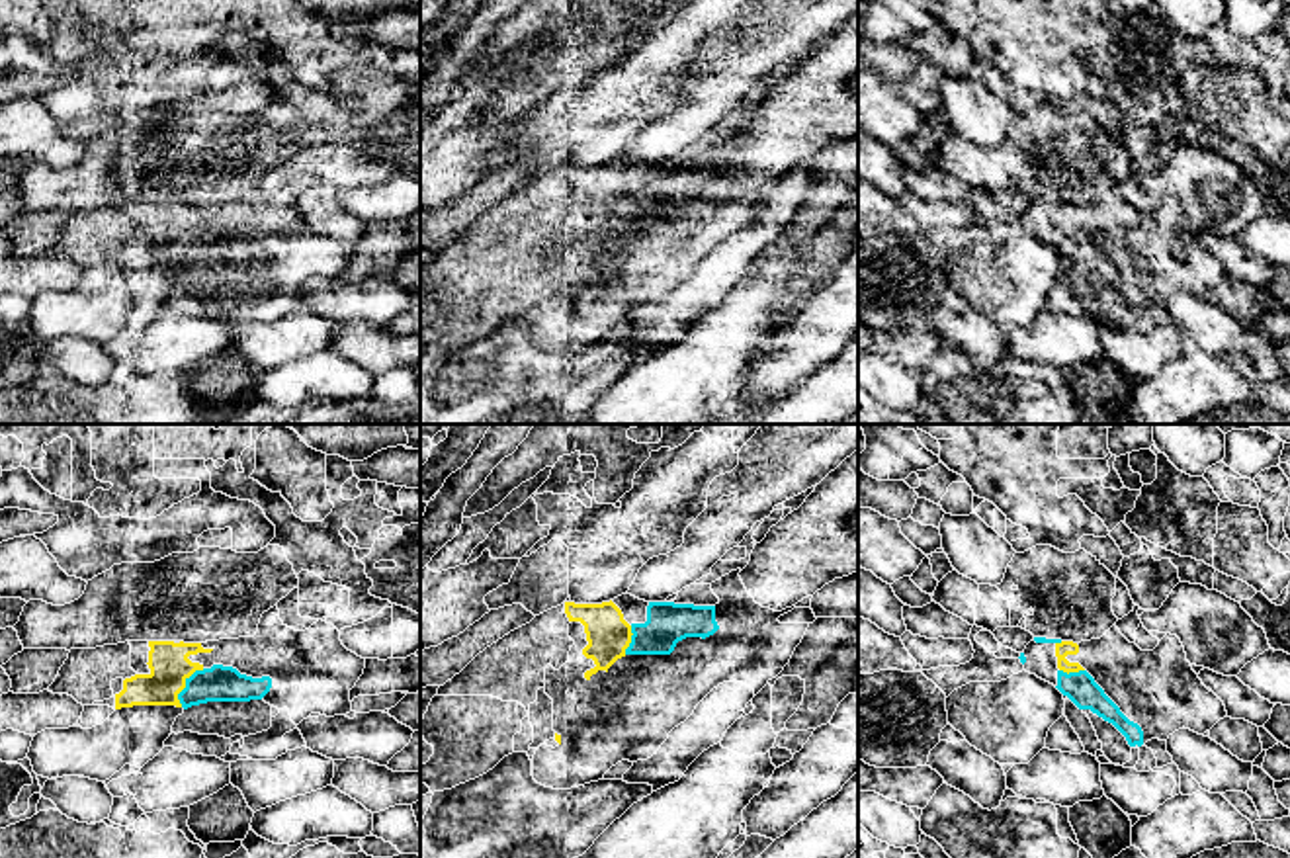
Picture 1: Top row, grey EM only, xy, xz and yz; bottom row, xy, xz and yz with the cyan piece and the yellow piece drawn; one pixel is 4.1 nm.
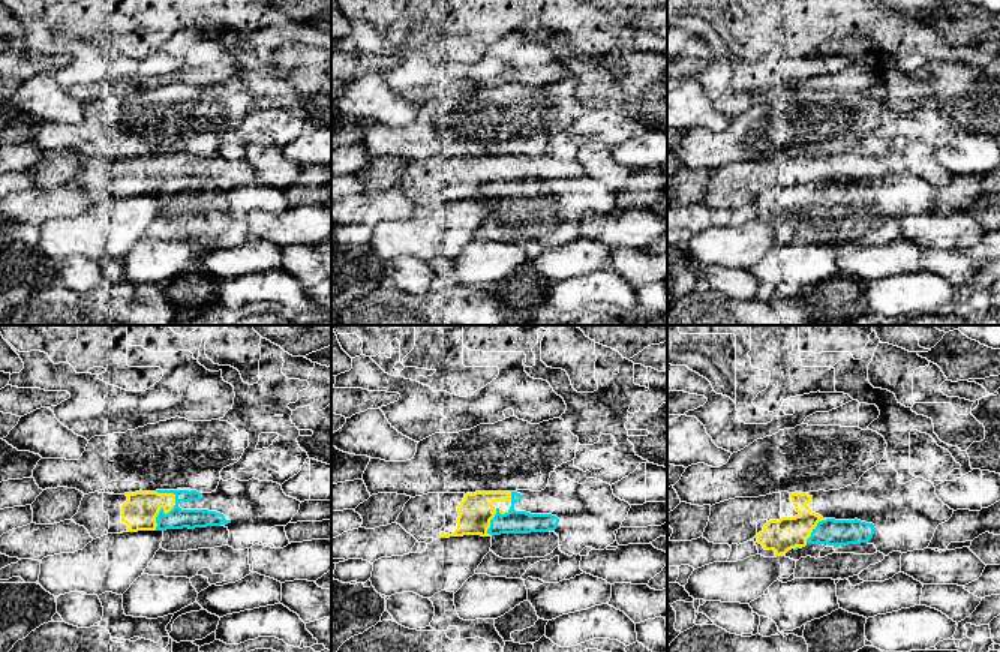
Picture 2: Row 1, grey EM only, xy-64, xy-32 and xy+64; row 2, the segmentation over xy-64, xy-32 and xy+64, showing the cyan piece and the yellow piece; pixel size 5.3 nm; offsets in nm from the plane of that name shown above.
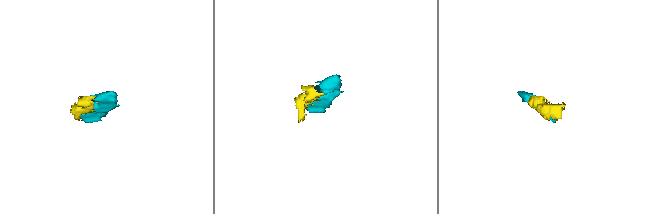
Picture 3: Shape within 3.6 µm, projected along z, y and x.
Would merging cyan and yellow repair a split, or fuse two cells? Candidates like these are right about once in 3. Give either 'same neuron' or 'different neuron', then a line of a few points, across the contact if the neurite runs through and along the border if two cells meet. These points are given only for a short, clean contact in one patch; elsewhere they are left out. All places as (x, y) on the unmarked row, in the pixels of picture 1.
same neuron

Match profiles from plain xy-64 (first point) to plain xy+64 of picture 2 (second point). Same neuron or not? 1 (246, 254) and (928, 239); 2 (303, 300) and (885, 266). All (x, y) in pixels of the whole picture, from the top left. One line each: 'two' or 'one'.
1: two
2: two

